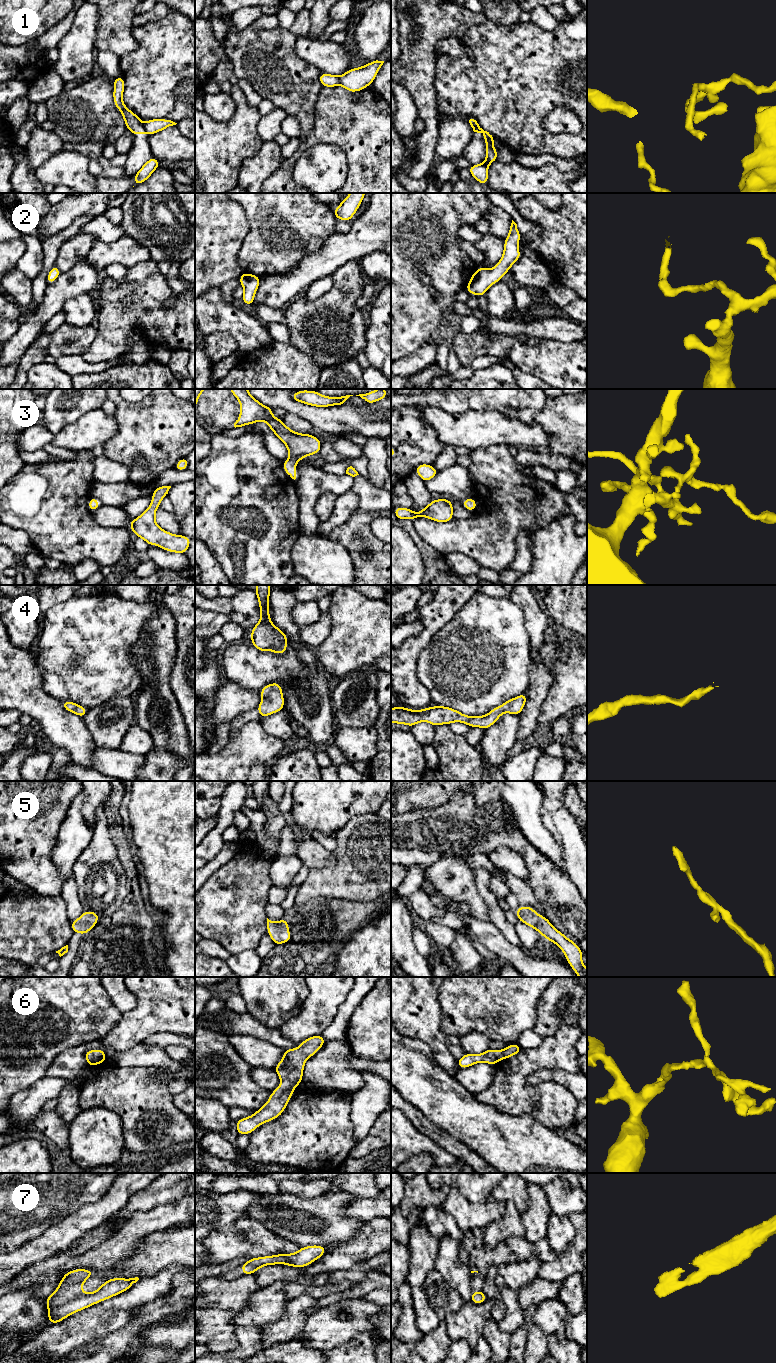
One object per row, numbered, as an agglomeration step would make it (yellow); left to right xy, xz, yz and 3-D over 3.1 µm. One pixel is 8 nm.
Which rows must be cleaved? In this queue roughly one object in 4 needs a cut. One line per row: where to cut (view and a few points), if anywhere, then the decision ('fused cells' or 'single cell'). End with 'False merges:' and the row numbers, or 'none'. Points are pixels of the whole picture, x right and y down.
1: xy (143, 124), (146, 132) | fused cells
2: no cut | single cell
3: no cut | single cell
4: no cut | single cell
5: no cut | single cell
6: no cut | single cell
7: no cut | single cell
False merges: 1

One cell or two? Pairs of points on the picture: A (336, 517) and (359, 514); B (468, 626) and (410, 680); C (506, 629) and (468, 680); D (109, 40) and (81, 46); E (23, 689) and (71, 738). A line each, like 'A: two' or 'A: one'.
A: two
B: two
C: one
D: two
E: one

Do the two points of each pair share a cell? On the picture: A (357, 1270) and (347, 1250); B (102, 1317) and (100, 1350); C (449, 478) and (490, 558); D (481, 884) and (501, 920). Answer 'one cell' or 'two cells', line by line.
A: two cells
B: two cells
C: two cells
D: one cell

